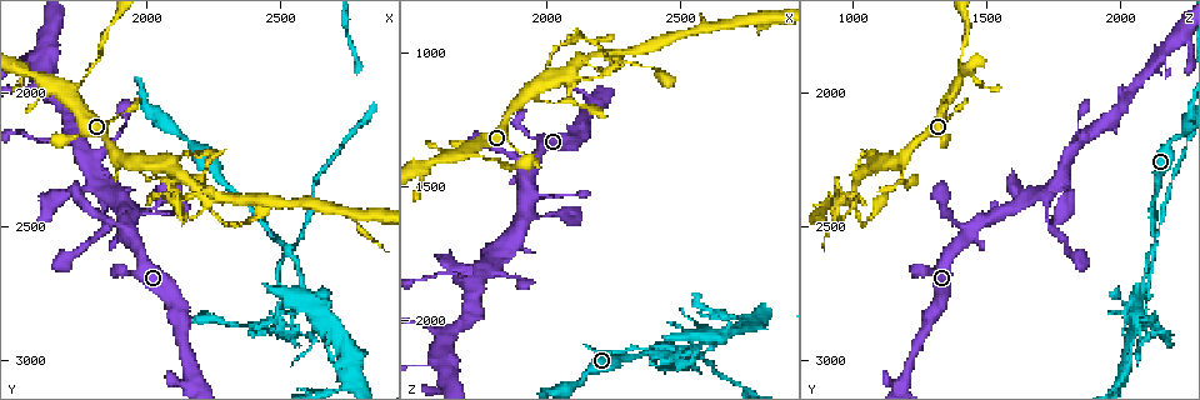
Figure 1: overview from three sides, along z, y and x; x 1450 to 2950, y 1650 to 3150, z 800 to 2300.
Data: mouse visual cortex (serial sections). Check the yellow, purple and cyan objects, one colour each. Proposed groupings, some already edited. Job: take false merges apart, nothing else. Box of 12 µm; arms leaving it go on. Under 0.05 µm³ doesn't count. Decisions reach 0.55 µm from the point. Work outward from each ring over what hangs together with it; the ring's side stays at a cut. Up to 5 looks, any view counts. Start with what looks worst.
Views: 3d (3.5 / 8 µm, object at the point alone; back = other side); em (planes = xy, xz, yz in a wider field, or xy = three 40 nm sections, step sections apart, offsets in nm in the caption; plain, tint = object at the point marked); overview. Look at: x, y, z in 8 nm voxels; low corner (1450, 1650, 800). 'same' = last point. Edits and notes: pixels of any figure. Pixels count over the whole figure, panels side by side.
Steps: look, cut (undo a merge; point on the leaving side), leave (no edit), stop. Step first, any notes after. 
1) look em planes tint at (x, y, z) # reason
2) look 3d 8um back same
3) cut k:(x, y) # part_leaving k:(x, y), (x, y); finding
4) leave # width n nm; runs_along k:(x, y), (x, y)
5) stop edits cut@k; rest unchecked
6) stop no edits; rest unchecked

look 3d 3.5um back at (2520, 2580, 2120) # two arms in line, one across

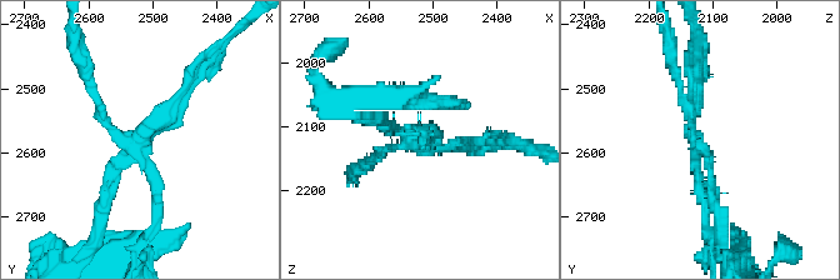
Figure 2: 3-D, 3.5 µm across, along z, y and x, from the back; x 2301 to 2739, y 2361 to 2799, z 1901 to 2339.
look em xy step 1 tint at (2525, 2580, 2130) # need the tissue

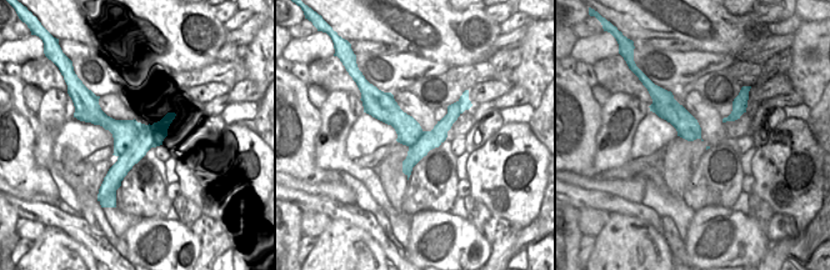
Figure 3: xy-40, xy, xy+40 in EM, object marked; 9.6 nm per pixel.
cut 2:(155, 200) # border 3:(150, 128), (140, 158); two cells meet here

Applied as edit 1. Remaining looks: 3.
look 3d 3.5um at (2200, 2390, 1000) # four-way junction

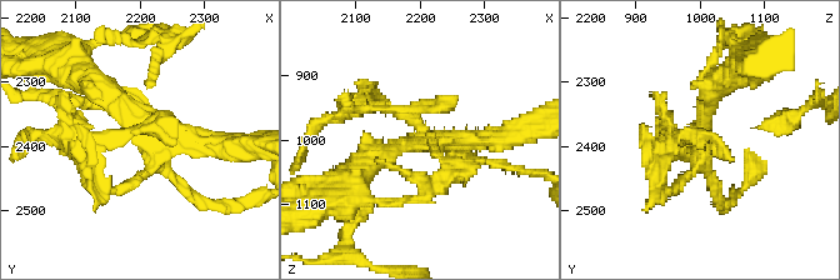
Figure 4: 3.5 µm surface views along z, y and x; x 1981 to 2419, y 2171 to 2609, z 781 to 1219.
look em xy step 1 tint at (2205, 2380, 1005) # shape alone is not enough

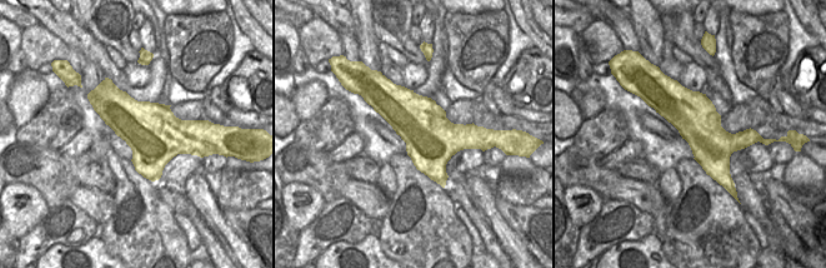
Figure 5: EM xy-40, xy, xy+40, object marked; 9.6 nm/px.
look em planes tint same

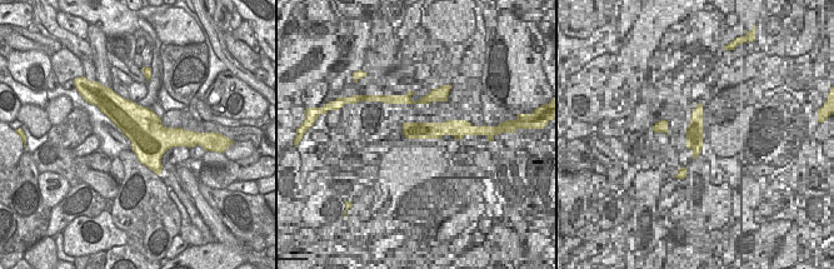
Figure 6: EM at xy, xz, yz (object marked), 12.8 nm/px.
cut 4:(123, 139) # arm_widths 150, 150, 250, 300 nm; part_leaving 4:(141, 175), (103, 190), (56, 136); a second cell is stuck on

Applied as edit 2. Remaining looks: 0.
stop edits cut@2, cut@4; rest unchecked

